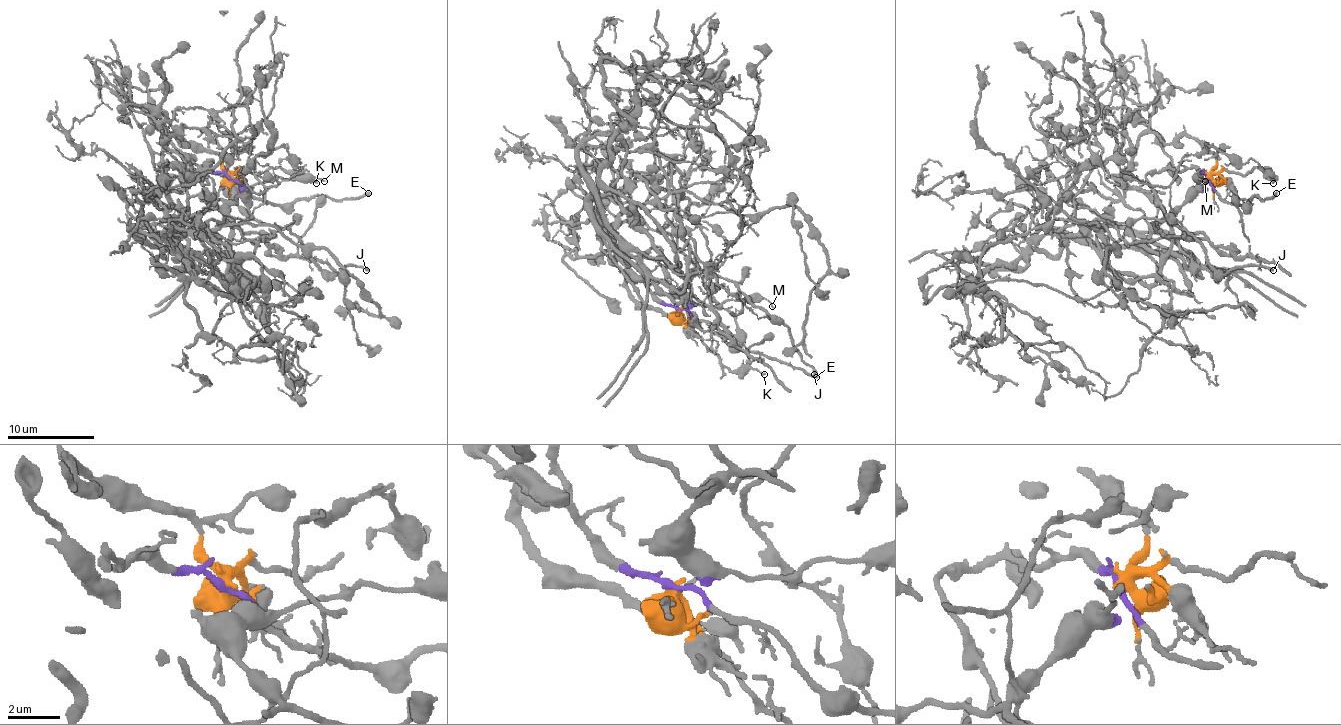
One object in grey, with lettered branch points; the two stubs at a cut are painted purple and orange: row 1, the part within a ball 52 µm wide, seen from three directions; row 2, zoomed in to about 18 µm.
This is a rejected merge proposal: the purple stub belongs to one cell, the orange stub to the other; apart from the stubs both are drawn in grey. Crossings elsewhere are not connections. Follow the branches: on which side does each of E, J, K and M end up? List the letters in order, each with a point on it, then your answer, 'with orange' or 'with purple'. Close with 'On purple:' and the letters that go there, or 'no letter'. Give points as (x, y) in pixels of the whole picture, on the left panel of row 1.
E: at (368, 193); with purple
J: at (366, 270); with purple
K: at (316, 183); with orange
M: at (324, 181); with purple
On purple: E, J, M

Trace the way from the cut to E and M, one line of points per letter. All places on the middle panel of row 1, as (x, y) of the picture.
E: (679, 309), (712, 324), (727, 342), (744, 350), (758, 350), (817, 377)
M: (679, 309), (688, 311), (692, 307), (714, 307), (727, 300), (764, 298), (773, 307)

